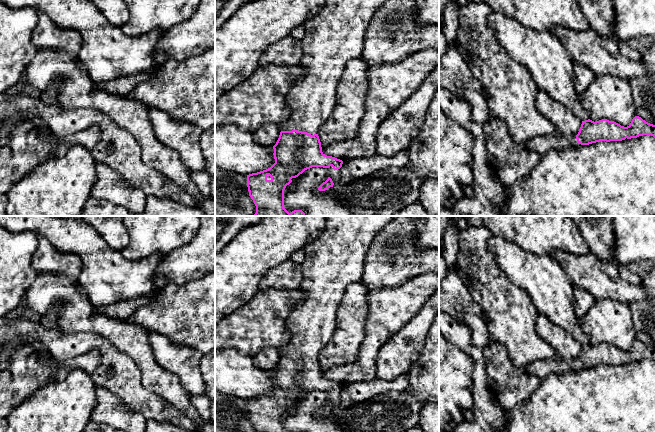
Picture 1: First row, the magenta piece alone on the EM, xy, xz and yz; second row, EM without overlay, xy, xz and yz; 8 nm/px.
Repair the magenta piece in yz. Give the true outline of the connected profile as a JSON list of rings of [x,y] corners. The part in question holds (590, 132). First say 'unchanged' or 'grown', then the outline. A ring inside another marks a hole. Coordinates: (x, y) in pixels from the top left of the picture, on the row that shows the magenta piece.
unchanged; [[[635,116],[627,127],[607,119],[596,122],[590,119],[582,121],[576,139],[578,144],[589,145],[600,141],[622,141],[643,135],[651,135],[655,138],[655,125]]]

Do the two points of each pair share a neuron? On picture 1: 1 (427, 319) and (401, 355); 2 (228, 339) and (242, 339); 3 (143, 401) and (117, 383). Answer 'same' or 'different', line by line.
1: same
2: same
3: same

